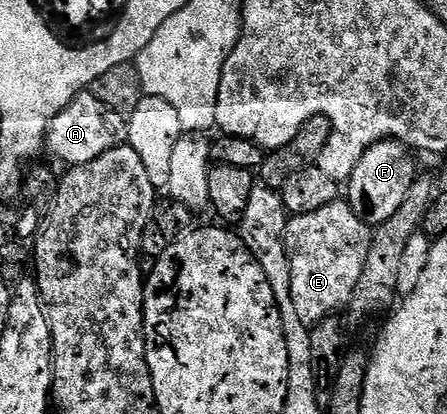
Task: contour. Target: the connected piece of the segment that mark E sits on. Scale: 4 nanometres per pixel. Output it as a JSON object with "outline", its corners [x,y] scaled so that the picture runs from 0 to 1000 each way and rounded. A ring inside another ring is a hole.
{"outline":[[[765,478],[694,517],[660,522],[642,539],[635,582],[649,667],[644,708],[678,785],[702,787],[745,766],[754,744],[772,746],[781,737],[823,623],[830,568],[830,543],[812,536]],[[761,589],[779,589],[770,609]]]}

